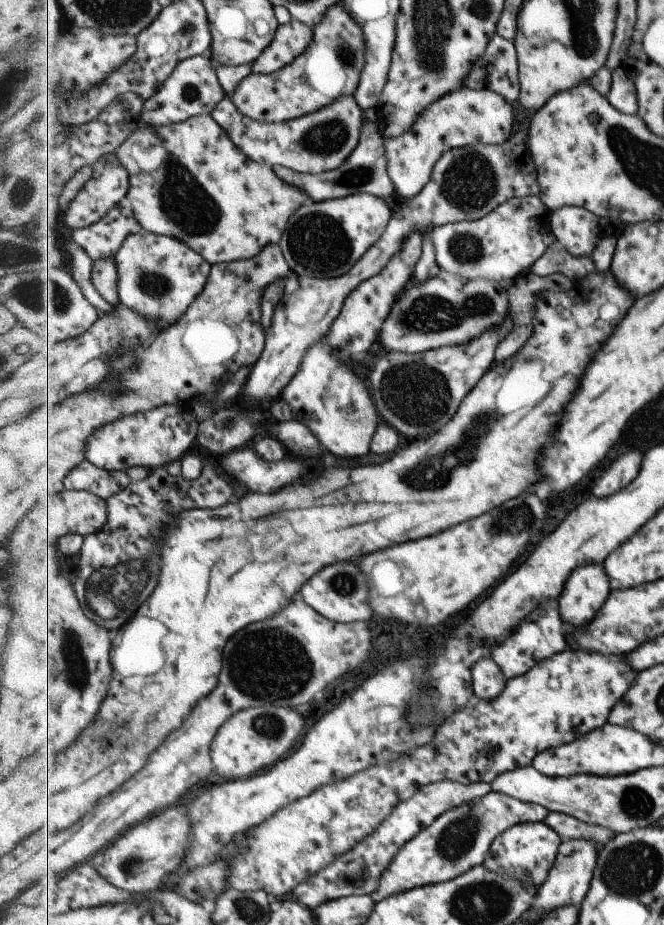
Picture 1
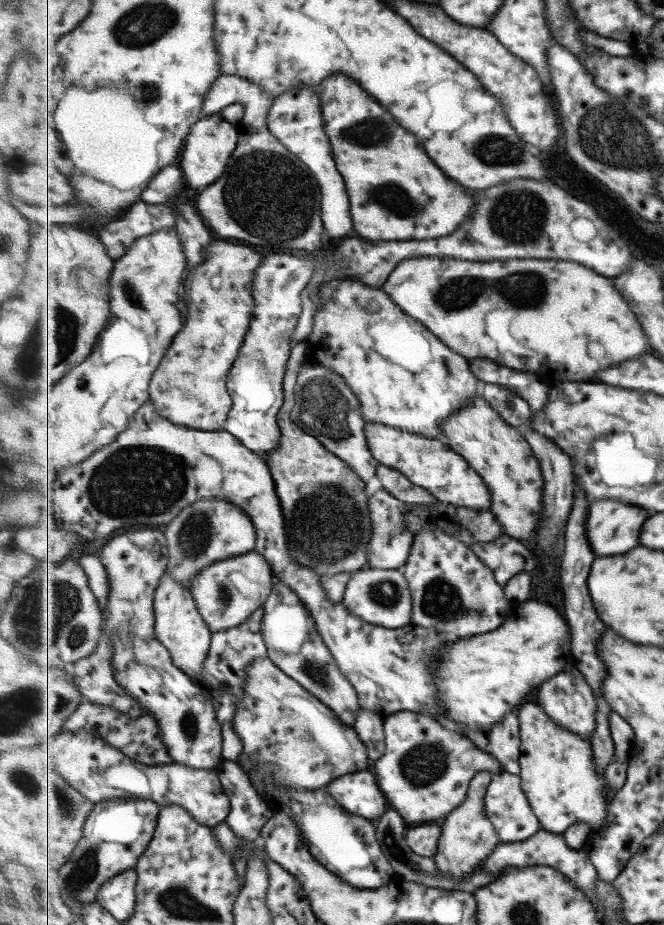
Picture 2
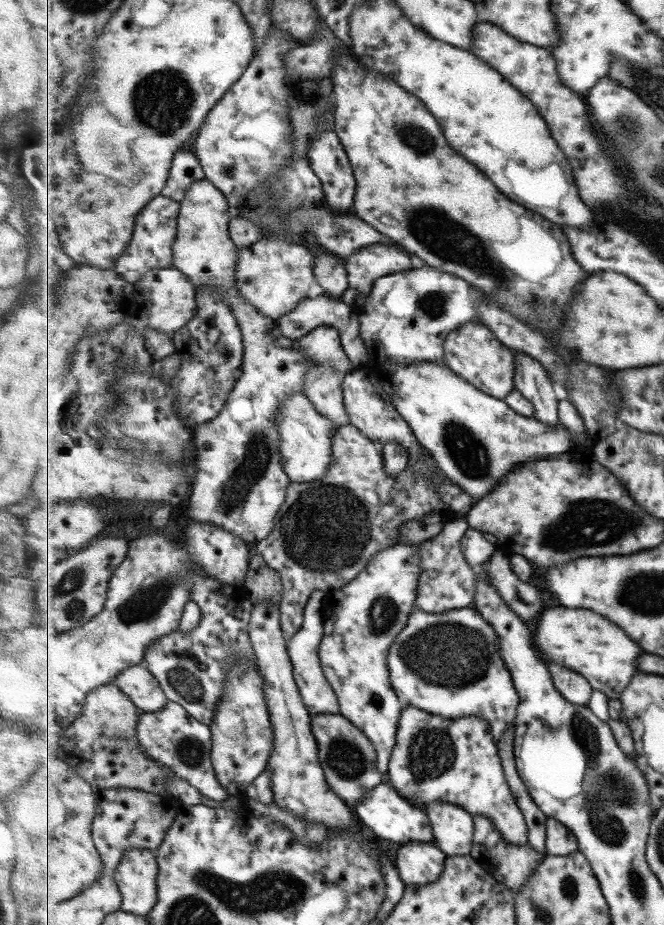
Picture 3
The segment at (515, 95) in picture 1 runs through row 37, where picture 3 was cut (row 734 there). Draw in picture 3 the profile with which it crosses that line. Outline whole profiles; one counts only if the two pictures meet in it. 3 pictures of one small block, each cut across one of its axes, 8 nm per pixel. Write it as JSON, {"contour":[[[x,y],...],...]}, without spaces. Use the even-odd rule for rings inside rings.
{"contour":[[[475,606],[442,613],[428,613],[416,609],[408,625],[397,636],[395,645],[389,648],[387,662],[391,673],[389,679],[404,706],[415,706],[447,718],[485,717],[491,723],[497,748],[503,733],[511,725],[516,725],[520,694],[517,692],[513,675],[501,656],[501,642],[495,627]]]}

